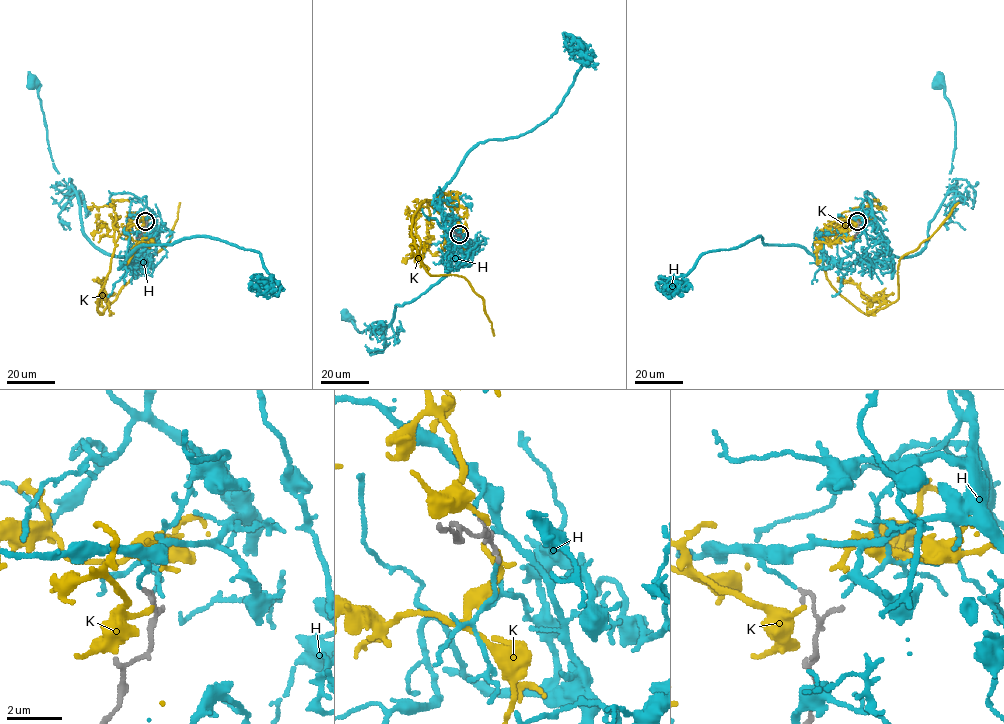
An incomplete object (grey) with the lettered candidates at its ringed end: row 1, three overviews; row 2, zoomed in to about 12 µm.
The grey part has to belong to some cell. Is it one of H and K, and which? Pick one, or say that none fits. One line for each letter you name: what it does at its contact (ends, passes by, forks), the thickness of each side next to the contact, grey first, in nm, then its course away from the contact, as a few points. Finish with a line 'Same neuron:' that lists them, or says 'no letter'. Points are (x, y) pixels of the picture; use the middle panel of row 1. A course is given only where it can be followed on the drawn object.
H: it ends | 140/120 nm | via (459, 234), (468, 249), (465, 262), (396, 305), (389, 344), (384, 330), (359, 332), (345, 314)
Same neuron: H

